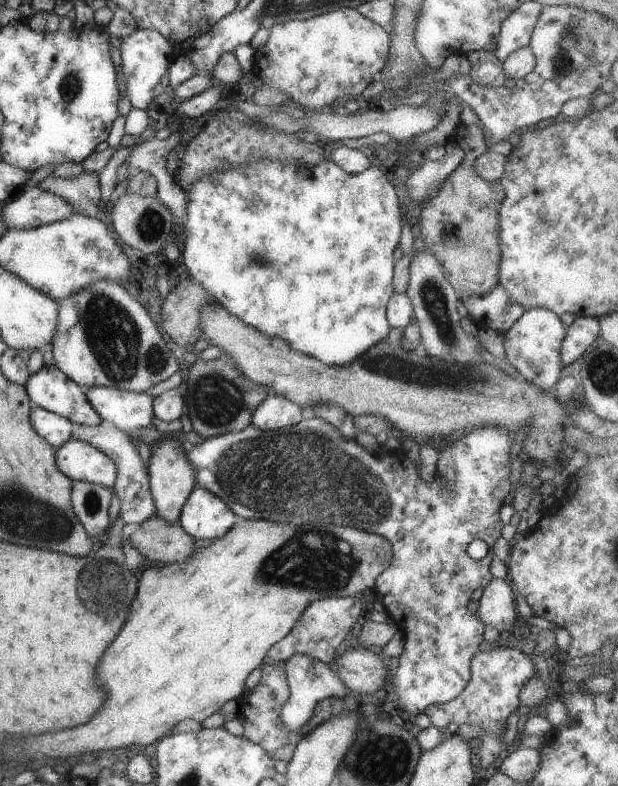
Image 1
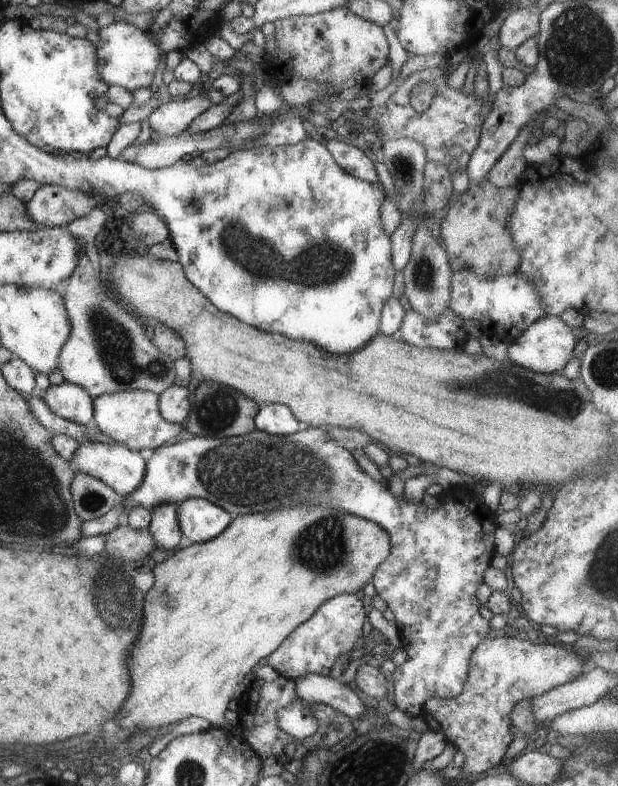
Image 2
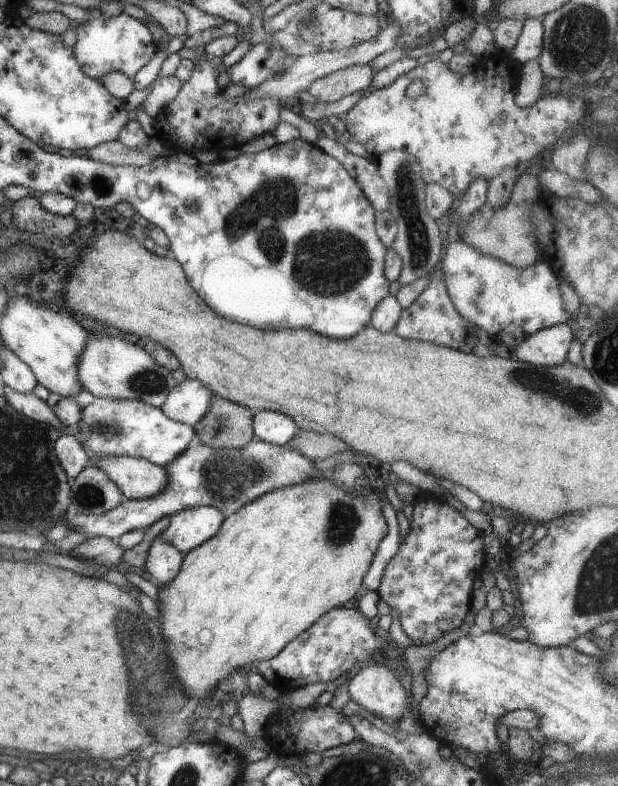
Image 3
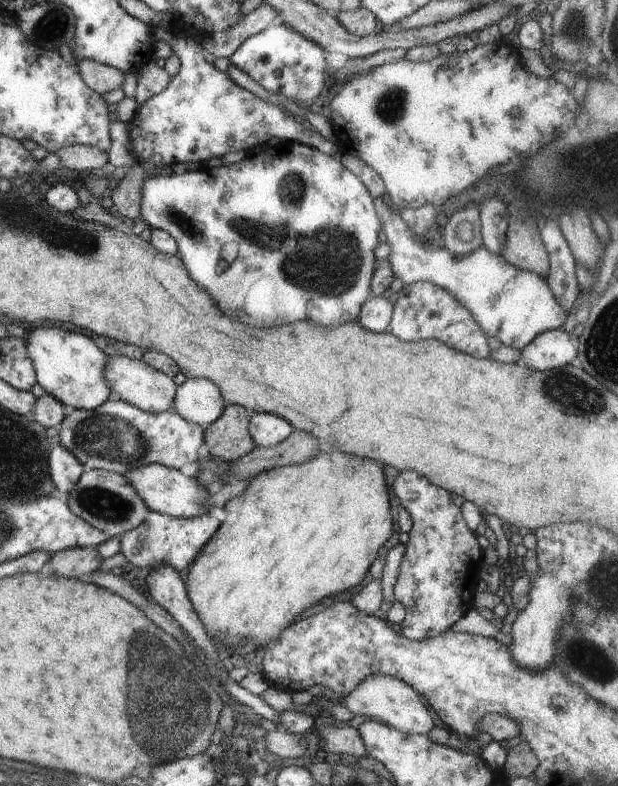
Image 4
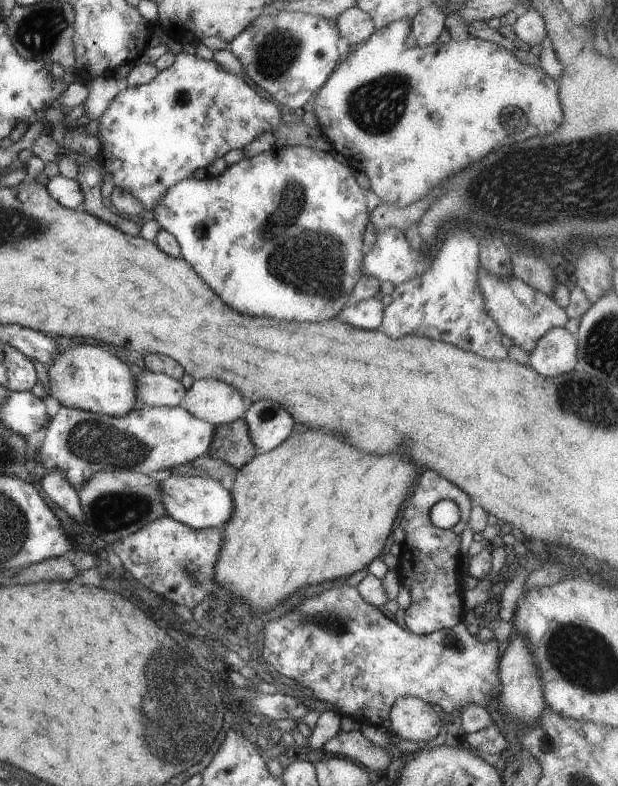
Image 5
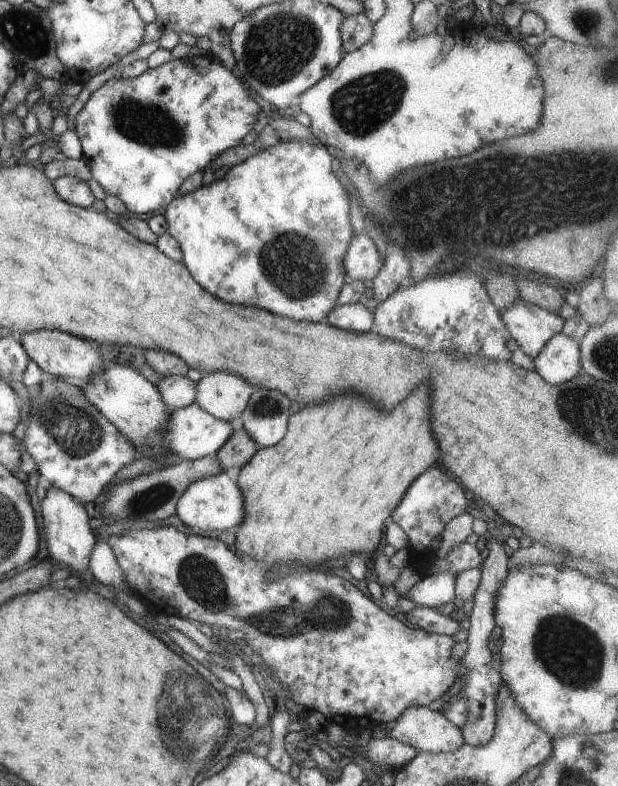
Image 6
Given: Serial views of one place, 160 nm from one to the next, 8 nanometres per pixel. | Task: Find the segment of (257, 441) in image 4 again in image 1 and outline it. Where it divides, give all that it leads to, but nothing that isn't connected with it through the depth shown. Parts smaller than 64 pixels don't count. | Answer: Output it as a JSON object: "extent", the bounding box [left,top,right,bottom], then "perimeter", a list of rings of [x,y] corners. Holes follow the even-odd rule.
{"extent":[251,394,301,432],"perimeter":[[[273,394],[267,396],[251,416],[251,425],[258,430],[267,432],[282,431],[301,422],[301,412],[295,404],[289,400]]]}

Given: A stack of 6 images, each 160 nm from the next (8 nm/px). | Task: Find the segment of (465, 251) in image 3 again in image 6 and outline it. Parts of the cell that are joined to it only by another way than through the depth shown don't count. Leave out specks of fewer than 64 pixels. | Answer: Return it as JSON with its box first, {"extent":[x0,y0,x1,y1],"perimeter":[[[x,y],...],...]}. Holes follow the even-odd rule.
{"extent":[341,230,563,359],"perimeter":[[[365,230],[354,235],[341,258],[341,270],[348,280],[372,280],[382,266],[381,256]],[[519,297],[511,308],[501,310],[499,314],[510,338],[515,340],[518,348],[531,359],[539,354],[539,350],[553,334],[562,330],[563,320],[558,314],[551,314],[533,304],[527,304]]]}

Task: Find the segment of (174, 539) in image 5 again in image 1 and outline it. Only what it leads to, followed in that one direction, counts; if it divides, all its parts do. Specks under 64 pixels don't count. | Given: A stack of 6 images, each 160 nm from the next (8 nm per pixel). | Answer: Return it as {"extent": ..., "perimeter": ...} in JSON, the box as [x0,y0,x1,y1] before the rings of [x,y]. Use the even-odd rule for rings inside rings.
{"extent":[178,486,241,540],"perimeter":[[[195,486],[181,508],[178,522],[187,536],[213,540],[223,537],[241,520],[217,496]]]}

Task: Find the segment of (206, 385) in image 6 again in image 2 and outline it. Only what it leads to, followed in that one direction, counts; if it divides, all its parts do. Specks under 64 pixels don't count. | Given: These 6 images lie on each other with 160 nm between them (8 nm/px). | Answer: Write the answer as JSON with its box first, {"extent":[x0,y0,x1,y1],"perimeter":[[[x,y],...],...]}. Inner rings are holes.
{"extent":[158,385,189,425],"perimeter":[[[169,385],[158,394],[158,409],[163,420],[183,425],[189,414],[189,390],[187,386]]]}

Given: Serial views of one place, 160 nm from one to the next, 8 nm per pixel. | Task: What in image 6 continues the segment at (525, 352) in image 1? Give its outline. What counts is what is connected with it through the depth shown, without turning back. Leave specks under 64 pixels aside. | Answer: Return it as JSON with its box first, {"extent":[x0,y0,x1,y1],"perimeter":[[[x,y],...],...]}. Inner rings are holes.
{"extent":[532,332,581,386],"perimeter":[[[561,332],[553,334],[532,360],[540,379],[553,386],[567,382],[581,372],[579,344]]]}

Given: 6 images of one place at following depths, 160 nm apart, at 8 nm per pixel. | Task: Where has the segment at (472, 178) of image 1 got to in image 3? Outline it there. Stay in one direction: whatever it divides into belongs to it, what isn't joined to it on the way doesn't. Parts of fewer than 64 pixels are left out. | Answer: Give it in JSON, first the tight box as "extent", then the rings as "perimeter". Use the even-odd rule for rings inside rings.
{"extent":[457,174,541,269],"perimeter":[[[521,174],[516,178],[507,204],[492,210],[487,203],[484,203],[464,220],[460,228],[460,236],[457,237],[482,255],[493,257],[518,269],[527,268],[540,260],[541,254],[528,219],[528,208],[538,199],[537,192],[539,192],[537,178],[531,174]]]}

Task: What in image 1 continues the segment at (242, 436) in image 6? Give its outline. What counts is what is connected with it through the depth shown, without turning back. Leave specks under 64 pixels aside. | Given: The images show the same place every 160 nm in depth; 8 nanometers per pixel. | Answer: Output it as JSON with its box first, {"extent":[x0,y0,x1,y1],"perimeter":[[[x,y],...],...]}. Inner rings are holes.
{"extent":[183,355,270,439],"perimeter":[[[225,355],[207,361],[196,359],[186,380],[186,387],[183,388],[185,414],[191,421],[191,431],[203,439],[239,432],[251,425],[253,410],[270,394],[265,386],[253,384],[245,376],[241,376],[231,358]]]}

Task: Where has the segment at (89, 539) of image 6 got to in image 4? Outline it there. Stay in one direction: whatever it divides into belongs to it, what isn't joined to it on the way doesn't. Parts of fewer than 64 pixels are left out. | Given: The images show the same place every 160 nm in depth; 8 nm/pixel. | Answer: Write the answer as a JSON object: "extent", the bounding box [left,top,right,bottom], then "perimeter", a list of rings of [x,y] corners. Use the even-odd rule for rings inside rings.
{"extent":[47,444,84,498],"perimeter":[[[61,444],[50,448],[47,454],[47,474],[53,484],[54,495],[60,498],[67,496],[84,471],[84,466],[67,448]]]}

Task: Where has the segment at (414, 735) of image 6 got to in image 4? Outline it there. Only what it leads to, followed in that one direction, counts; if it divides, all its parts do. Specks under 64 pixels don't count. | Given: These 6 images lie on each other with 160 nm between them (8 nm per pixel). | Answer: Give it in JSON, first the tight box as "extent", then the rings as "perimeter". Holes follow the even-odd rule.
{"extent":[341,676,434,736],"perimeter":[[[367,676],[367,680],[361,680],[361,684],[357,684],[357,688],[349,696],[342,698],[341,703],[351,714],[380,721],[401,734],[426,736],[434,727],[433,718],[418,695],[411,686],[397,678]]]}

